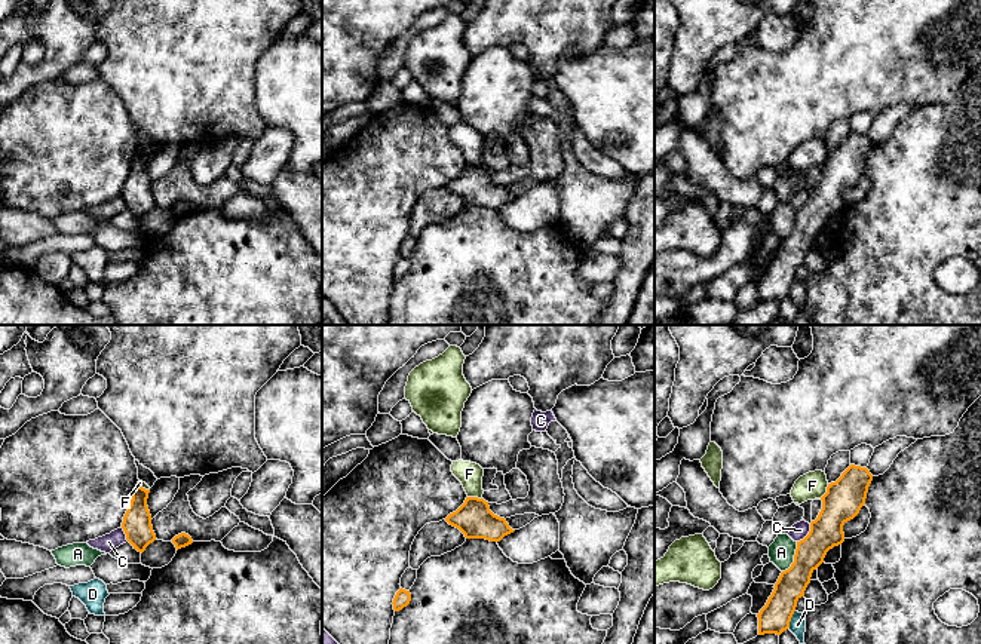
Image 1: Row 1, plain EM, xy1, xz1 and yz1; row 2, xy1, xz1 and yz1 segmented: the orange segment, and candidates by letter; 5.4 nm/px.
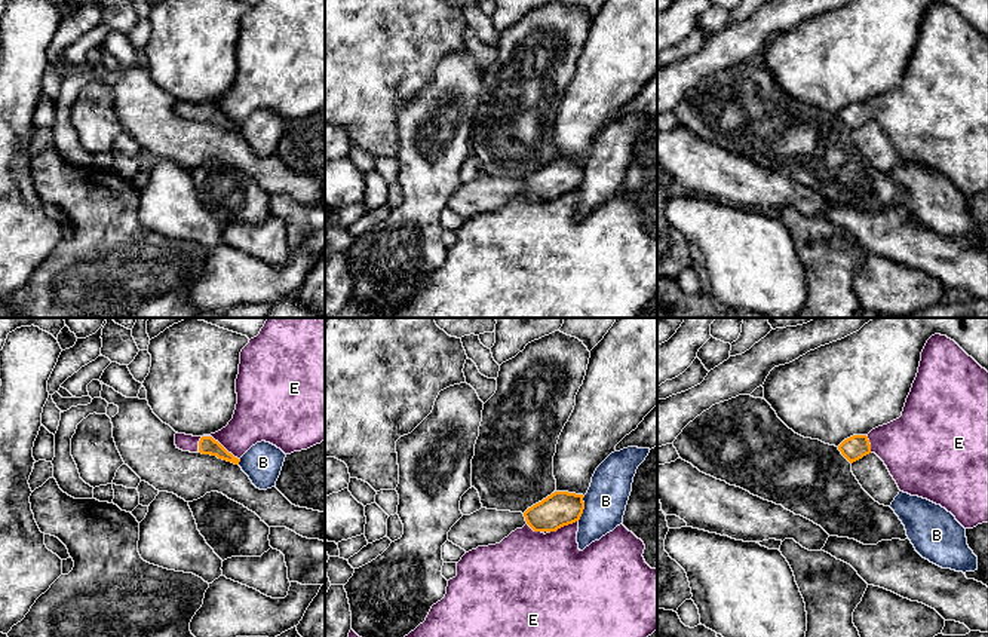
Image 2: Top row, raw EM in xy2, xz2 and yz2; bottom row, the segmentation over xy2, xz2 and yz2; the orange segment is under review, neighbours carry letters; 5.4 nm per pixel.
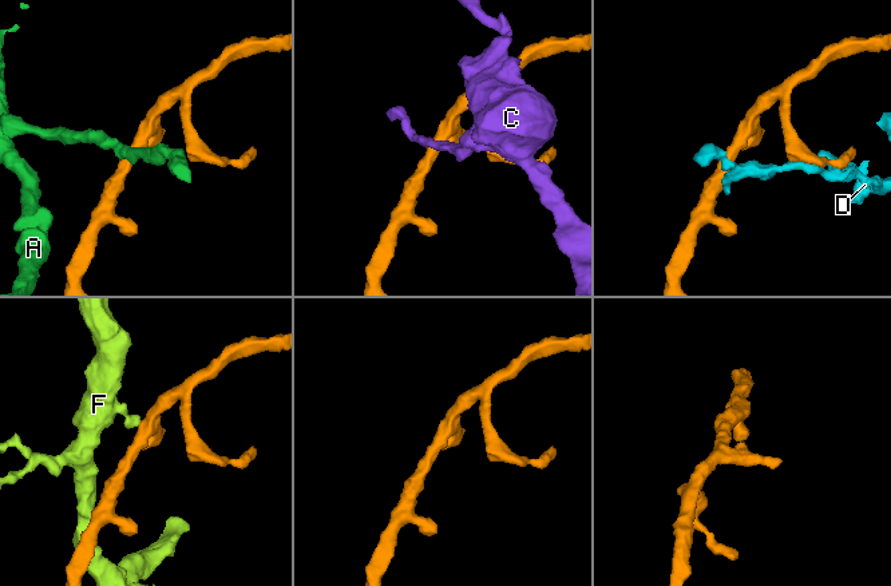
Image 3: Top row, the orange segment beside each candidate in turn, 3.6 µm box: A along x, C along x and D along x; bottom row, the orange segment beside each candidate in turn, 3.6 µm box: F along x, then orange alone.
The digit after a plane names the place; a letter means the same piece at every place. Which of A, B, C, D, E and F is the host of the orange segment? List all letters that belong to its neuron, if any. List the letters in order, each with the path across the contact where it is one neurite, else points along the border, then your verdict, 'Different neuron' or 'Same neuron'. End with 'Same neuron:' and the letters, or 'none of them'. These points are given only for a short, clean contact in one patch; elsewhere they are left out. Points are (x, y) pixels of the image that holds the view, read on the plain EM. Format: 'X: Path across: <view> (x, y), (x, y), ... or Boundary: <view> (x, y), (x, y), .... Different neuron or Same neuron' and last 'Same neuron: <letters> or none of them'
A: Boundary: yz1 (797, 209), (794, 229), (782, 239). Different neuron
B: Boundary: xz2 (585, 164), (583, 180), (577, 187). Different neuron
C: Different neuron
D: Different neuron
E: Path across: xy2 (206, 113), (217, 109), (233, 109), (255, 86). Same neuron
F: Boundary: xz1 (468, 163), (481, 166). Different neuron
Same neuron: E

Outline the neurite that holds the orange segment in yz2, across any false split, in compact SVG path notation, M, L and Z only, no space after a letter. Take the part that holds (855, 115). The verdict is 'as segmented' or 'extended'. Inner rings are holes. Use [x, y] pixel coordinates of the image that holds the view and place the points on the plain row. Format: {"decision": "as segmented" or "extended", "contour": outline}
{"decision": "extended", "contour": "M932 3L923 19L917 45L902 83L868 102L844 107L838 117L850 129L875 120L900 159L927 166L951 180L964 196L988 190L988 39L946 3Z"}

